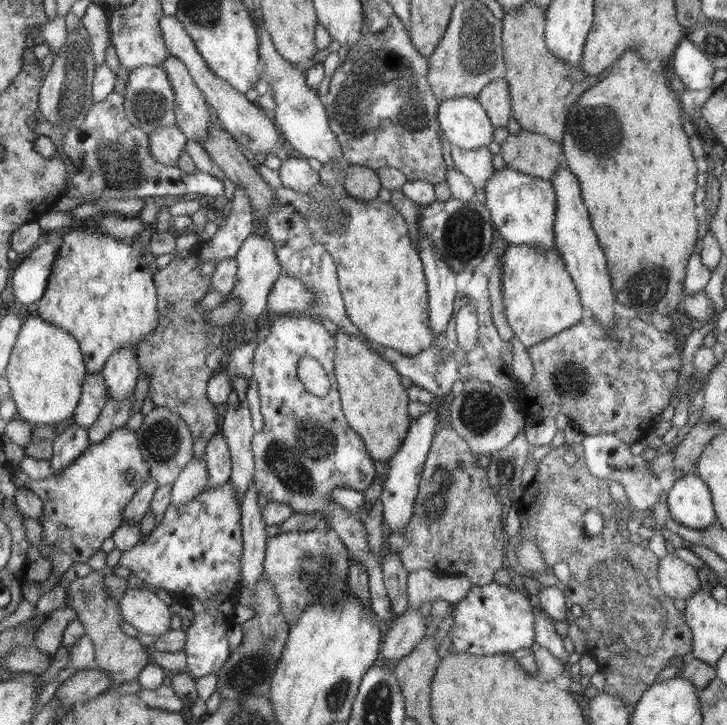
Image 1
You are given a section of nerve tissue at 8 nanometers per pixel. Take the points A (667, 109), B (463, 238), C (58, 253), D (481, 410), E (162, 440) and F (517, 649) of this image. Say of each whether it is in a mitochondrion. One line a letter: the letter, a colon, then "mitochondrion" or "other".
A: other
B: mitochondrion
C: other
D: mitochondrion
E: mitochondrion
F: other

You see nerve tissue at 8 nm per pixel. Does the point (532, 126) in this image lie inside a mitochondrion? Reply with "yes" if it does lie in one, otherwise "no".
no

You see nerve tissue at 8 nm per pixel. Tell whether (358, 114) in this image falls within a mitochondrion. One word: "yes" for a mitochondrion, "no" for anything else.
yes

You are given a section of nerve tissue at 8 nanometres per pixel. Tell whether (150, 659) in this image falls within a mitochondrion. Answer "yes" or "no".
no

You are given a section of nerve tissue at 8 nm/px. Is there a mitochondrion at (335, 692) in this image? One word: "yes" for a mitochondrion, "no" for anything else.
yes

